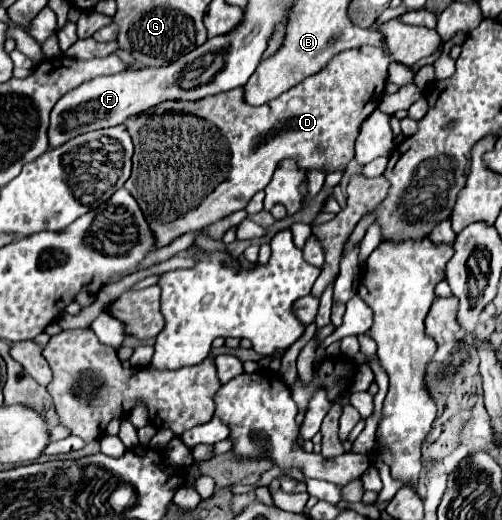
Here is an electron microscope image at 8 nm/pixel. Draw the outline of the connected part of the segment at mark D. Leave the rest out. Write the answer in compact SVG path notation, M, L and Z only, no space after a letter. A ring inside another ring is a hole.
M401 20L381 24L375 22L371 24L371 30L383 34L385 48L363 46L337 54L331 66L327 66L323 72L317 72L263 106L249 106L243 100L243 88L235 88L197 102L163 102L125 122L135 144L133 174L125 182L125 188L143 210L143 216L155 234L155 248L163 248L185 232L201 230L231 212L243 210L247 202L271 182L271 176L283 158L297 158L299 166L305 170L323 168L327 172L335 172L347 166L355 154L353 146L355 138L359 136L361 122L381 104L381 94L385 92L387 84L387 66L391 62L413 66L421 58L431 56L441 42L435 30L425 26L409 26ZM319 150L325 150L325 156L317 156Z

